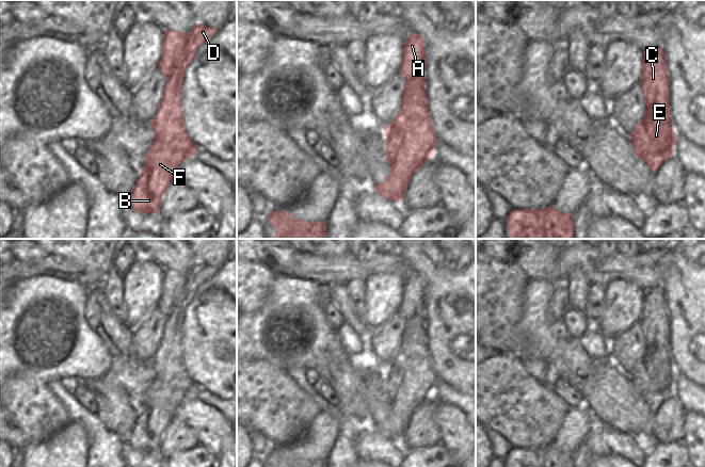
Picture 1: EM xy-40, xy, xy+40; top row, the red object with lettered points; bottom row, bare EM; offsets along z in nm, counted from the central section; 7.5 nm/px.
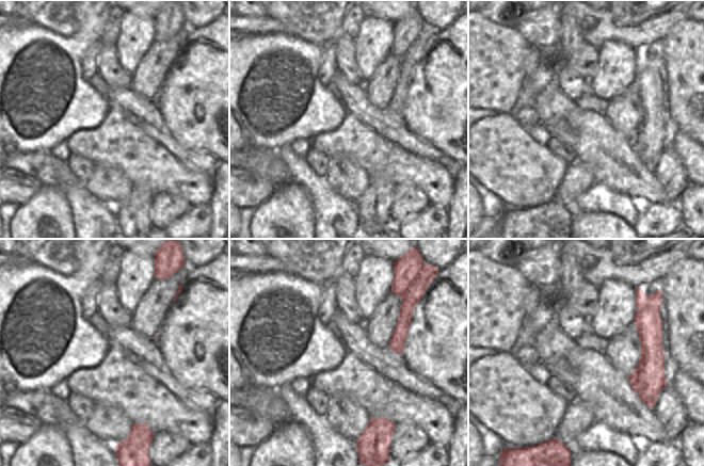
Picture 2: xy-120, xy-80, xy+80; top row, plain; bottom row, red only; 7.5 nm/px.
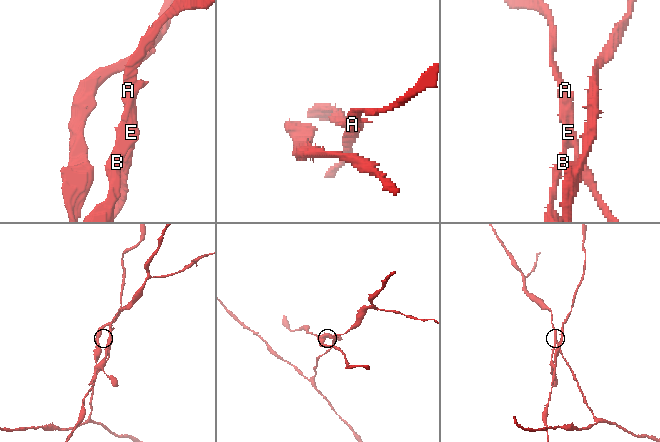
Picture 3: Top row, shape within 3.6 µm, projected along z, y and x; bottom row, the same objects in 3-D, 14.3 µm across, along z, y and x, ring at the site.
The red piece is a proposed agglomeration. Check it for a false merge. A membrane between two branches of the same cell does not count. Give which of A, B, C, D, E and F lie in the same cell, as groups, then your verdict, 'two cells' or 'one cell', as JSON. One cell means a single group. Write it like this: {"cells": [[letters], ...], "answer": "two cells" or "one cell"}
{"cells": [["A", "C"], ["B", "D", "E", "F"]], "answer": "two cells"}

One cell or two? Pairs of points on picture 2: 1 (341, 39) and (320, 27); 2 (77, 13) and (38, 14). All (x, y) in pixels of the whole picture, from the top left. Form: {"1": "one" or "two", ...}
{"1": "two", "2": "one"}

